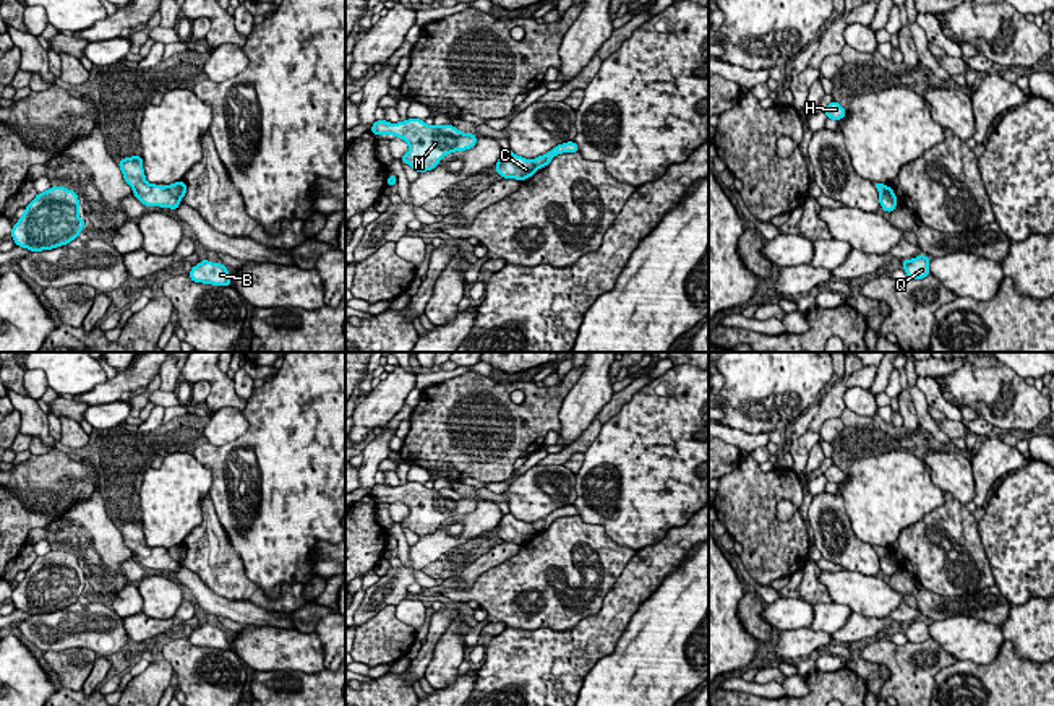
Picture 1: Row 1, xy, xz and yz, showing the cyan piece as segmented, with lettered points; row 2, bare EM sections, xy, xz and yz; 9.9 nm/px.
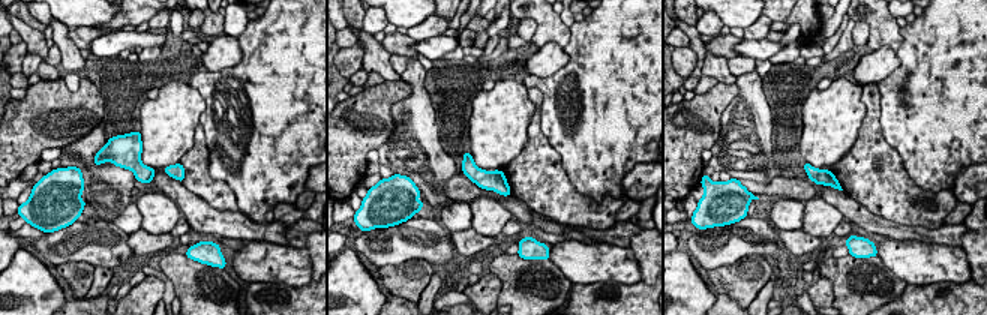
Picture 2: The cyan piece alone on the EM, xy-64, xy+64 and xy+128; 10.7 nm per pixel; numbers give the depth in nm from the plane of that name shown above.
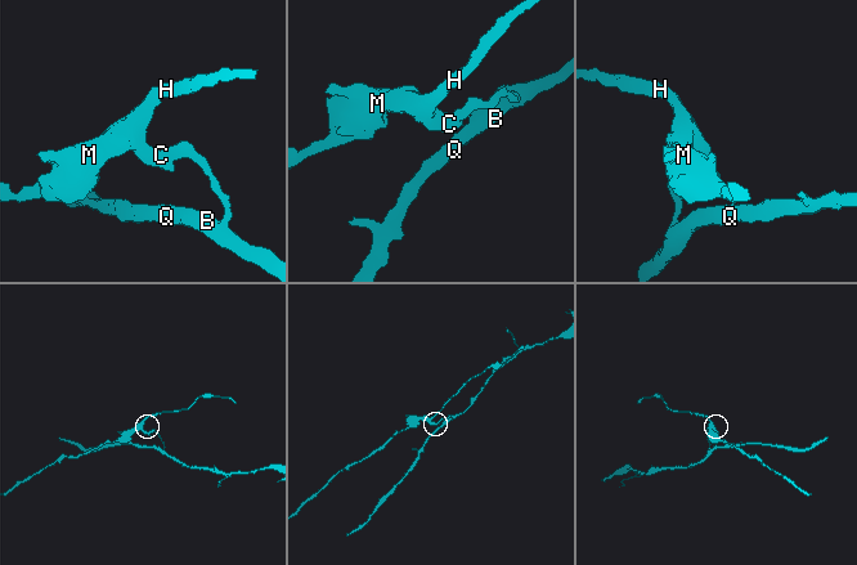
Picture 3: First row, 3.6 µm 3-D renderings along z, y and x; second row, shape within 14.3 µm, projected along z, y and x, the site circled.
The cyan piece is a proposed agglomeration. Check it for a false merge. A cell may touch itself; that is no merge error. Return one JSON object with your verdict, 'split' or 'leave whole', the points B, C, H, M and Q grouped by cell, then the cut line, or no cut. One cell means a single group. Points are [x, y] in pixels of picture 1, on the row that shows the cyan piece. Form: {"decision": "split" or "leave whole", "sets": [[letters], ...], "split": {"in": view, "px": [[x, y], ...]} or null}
{"decision": "split", "sets": [["B", "Q"], ["C", "H", "M"]], "split": {"in": "xy", "px": [[166, 185], [179, 200]]}}

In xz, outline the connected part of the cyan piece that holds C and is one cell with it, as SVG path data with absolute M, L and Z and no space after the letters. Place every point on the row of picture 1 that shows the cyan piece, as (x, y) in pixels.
M511 149L503 151L495 169L503 179L516 179L519 182L532 177L538 170L532 159L516 156Z

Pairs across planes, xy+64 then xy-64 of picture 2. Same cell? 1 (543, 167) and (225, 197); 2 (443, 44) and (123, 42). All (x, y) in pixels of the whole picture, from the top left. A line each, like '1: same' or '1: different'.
1: same
2: same

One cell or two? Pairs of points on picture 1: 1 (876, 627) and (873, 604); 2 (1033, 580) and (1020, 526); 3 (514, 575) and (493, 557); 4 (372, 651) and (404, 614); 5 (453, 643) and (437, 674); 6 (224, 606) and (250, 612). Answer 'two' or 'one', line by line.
1: two
2: one
3: two
4: two
5: one
6: one

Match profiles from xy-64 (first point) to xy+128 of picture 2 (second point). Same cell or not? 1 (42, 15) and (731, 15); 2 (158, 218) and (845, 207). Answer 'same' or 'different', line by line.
1: different
2: different

